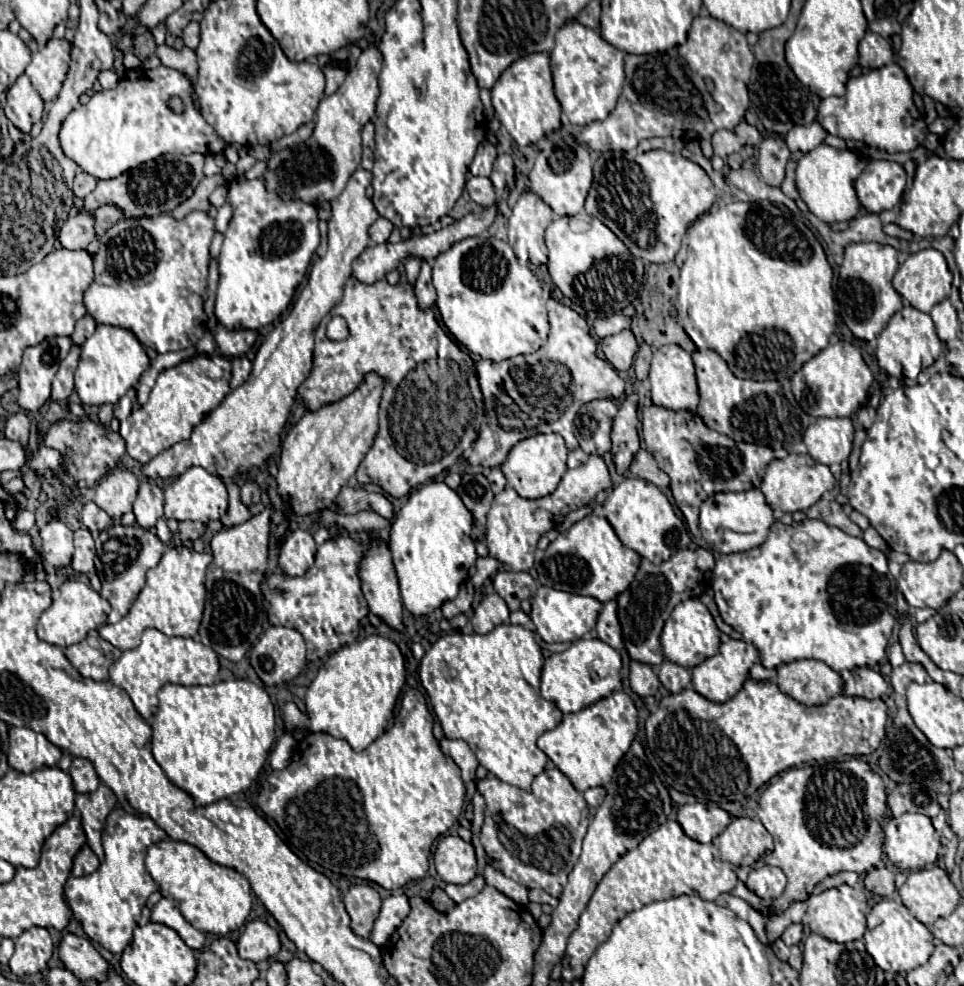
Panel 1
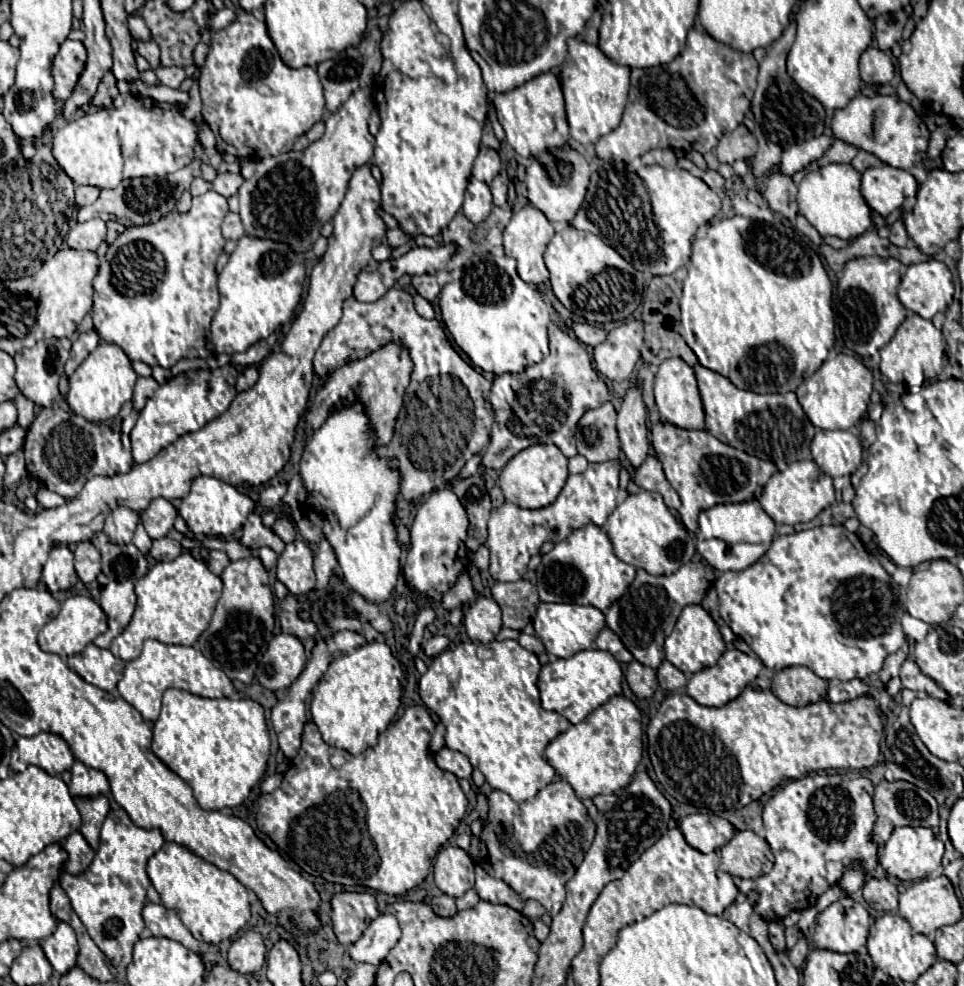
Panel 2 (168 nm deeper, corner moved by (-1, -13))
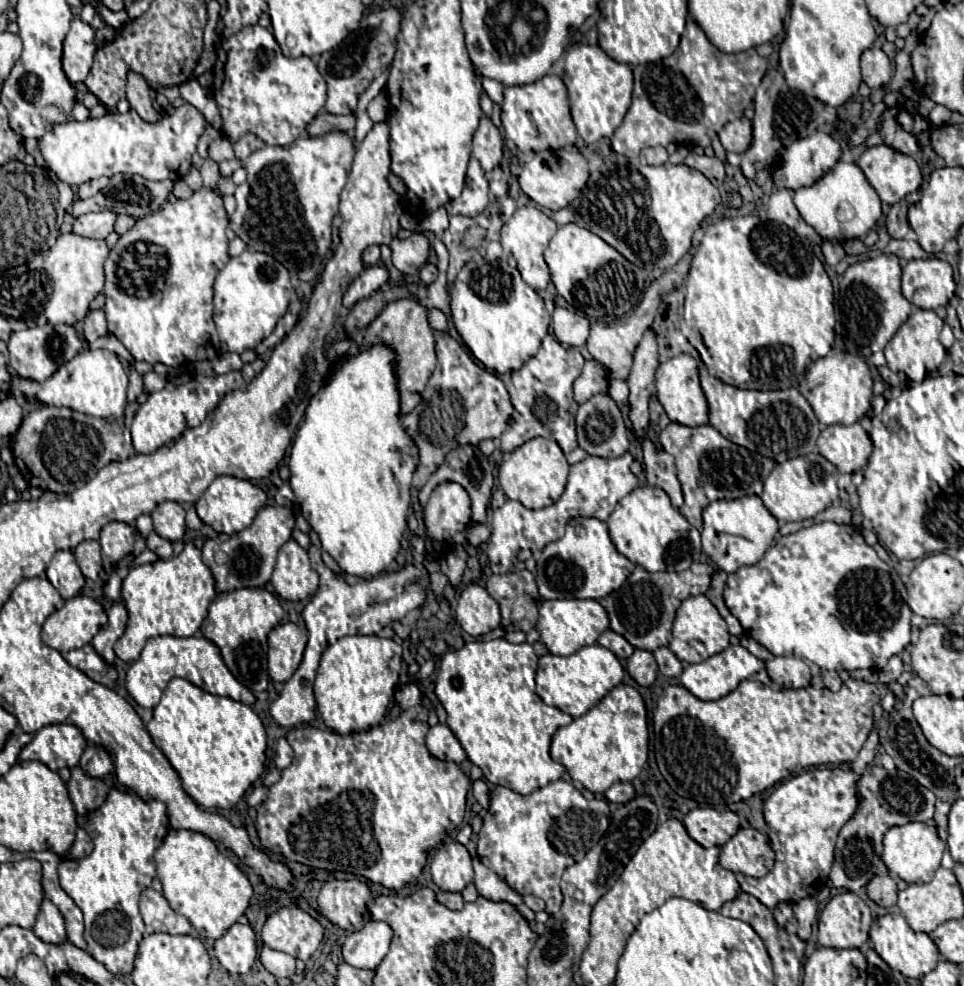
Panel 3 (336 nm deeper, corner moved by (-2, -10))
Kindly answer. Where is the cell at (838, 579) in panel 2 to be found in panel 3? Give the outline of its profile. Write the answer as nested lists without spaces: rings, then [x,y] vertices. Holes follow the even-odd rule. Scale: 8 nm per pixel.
[[[826,521],[778,537],[776,545],[770,547],[756,565],[742,567],[728,575],[724,601],[744,631],[772,655],[798,655],[828,671],[880,671],[892,655],[902,653],[910,643],[910,615],[904,611],[902,617],[890,579],[890,567],[866,545],[860,531],[852,525]]]

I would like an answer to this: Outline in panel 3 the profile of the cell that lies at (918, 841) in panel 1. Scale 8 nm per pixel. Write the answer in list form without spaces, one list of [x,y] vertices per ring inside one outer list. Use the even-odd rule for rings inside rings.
[[[908,823],[902,827],[892,827],[884,835],[882,861],[886,863],[892,877],[900,877],[906,883],[928,883],[934,871],[940,867],[946,843],[938,837],[932,823]]]

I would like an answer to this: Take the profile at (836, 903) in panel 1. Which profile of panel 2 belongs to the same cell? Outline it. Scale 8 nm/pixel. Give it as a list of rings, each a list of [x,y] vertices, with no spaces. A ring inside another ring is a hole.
[[[843,896],[817,916],[813,942],[817,948],[849,954],[867,942],[871,916],[859,902]]]

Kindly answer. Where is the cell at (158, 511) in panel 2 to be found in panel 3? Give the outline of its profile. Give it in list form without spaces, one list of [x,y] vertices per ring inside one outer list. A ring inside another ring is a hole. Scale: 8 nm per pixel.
[[[166,501],[166,503],[160,503],[154,513],[152,513],[152,519],[154,519],[154,531],[168,539],[168,541],[180,541],[186,533],[186,521],[184,521],[186,513],[182,509],[182,505],[174,503],[174,501]]]

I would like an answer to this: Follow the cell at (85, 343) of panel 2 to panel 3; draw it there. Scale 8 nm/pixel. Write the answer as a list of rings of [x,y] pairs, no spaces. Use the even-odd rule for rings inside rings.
[[[96,309],[96,311],[90,311],[84,319],[84,337],[88,339],[88,343],[97,340],[98,337],[106,335],[108,333],[108,327],[106,327],[106,315],[102,309]]]

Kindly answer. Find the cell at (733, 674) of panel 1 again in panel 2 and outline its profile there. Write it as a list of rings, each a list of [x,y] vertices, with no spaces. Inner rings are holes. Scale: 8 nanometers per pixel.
[[[727,650],[727,652],[719,658],[719,662],[717,662],[715,666],[705,668],[705,670],[701,670],[701,672],[695,672],[695,674],[691,676],[691,680],[689,680],[689,684],[687,684],[685,690],[687,690],[687,694],[689,694],[695,702],[699,702],[701,706],[719,708],[719,706],[725,706],[727,702],[735,700],[735,698],[743,692],[743,688],[757,678],[757,674],[761,672],[761,668],[763,668],[763,664],[761,664],[761,660],[759,660],[757,656],[747,656],[747,654],[741,652],[741,650]]]

